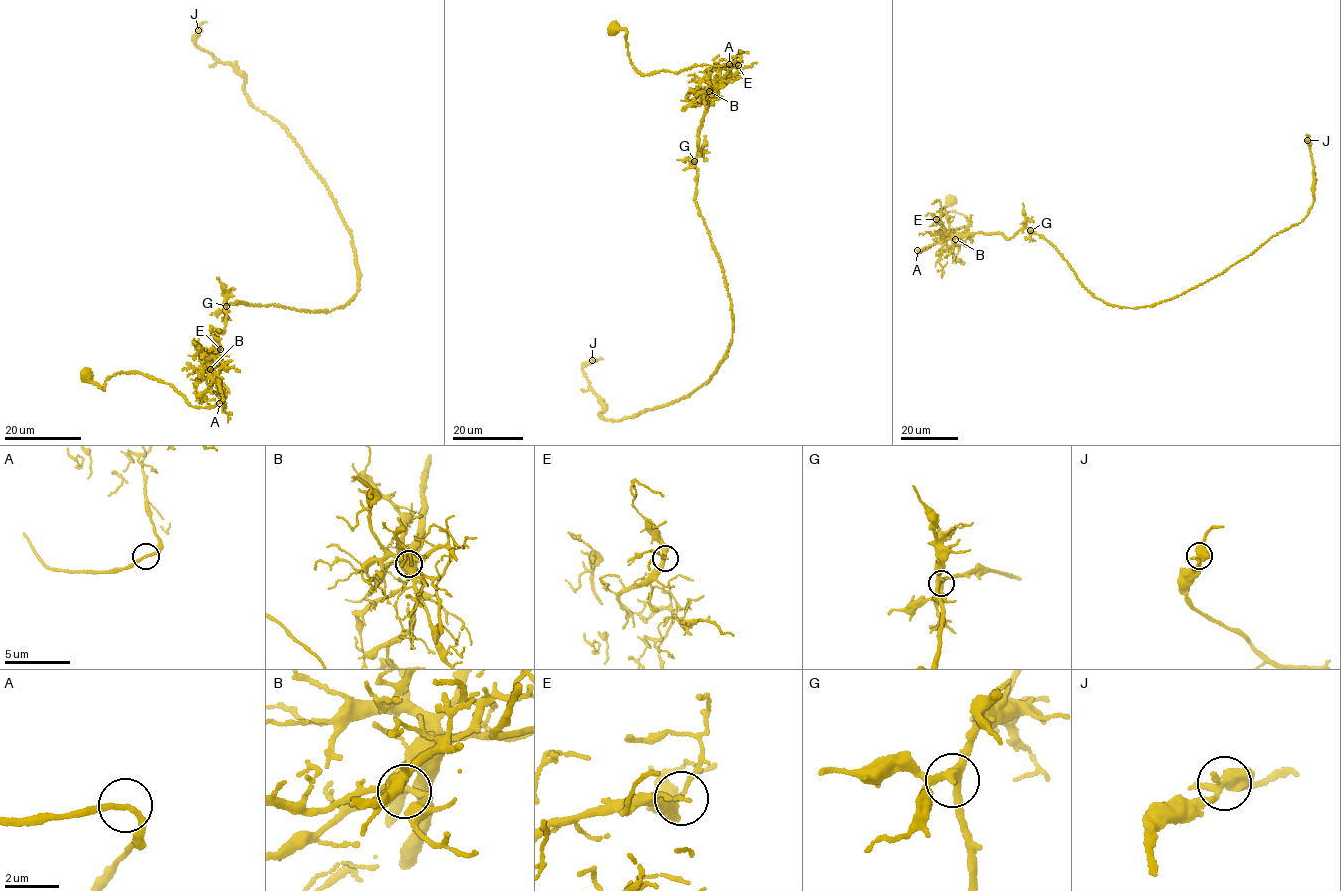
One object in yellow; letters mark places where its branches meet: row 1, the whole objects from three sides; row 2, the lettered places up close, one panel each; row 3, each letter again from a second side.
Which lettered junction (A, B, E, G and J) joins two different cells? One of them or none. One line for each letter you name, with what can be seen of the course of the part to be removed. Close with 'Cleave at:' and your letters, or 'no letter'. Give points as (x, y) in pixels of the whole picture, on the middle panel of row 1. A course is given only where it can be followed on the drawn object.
Cleave at: no letter

